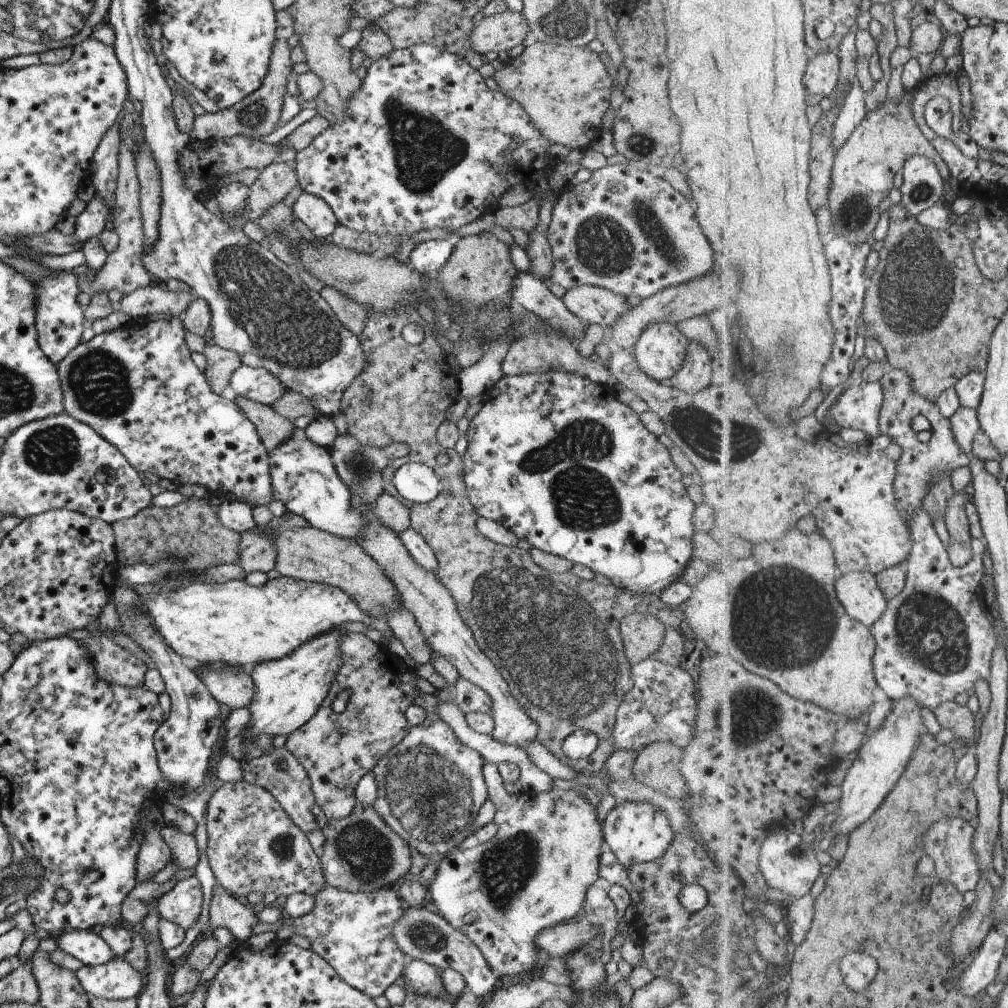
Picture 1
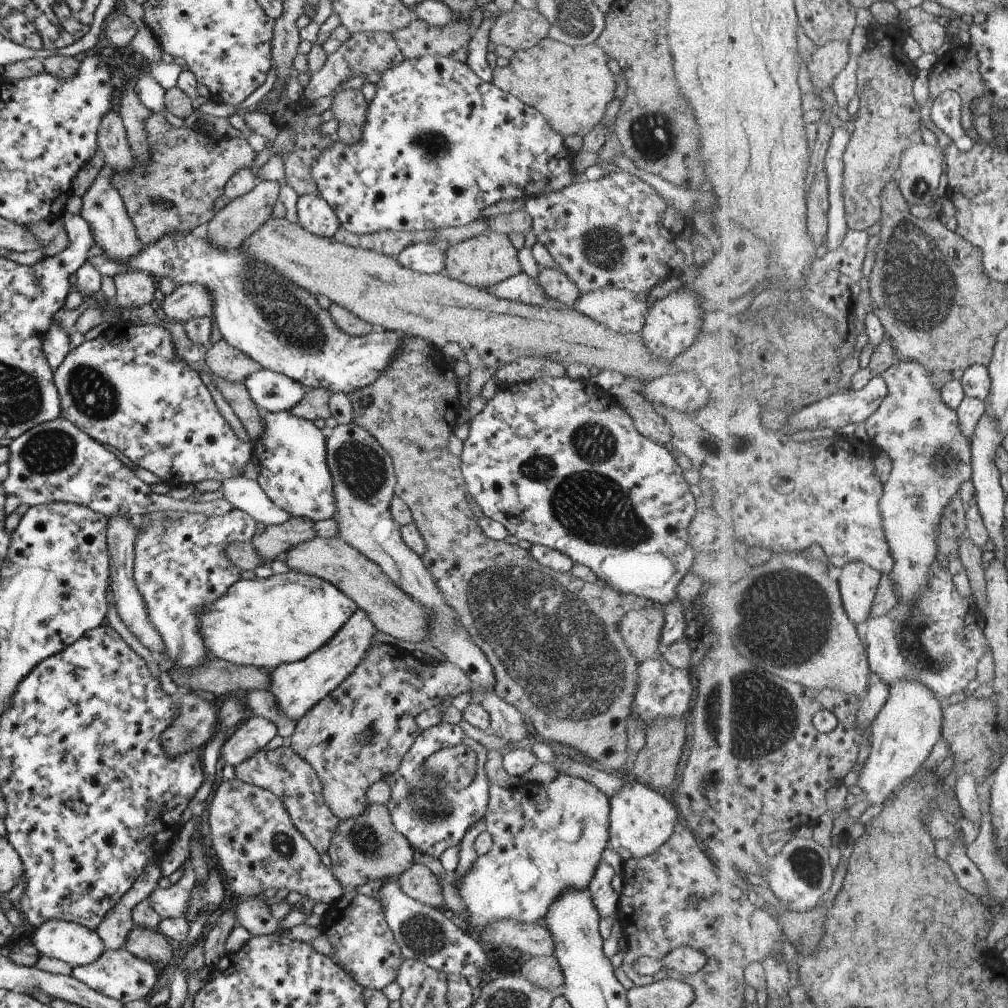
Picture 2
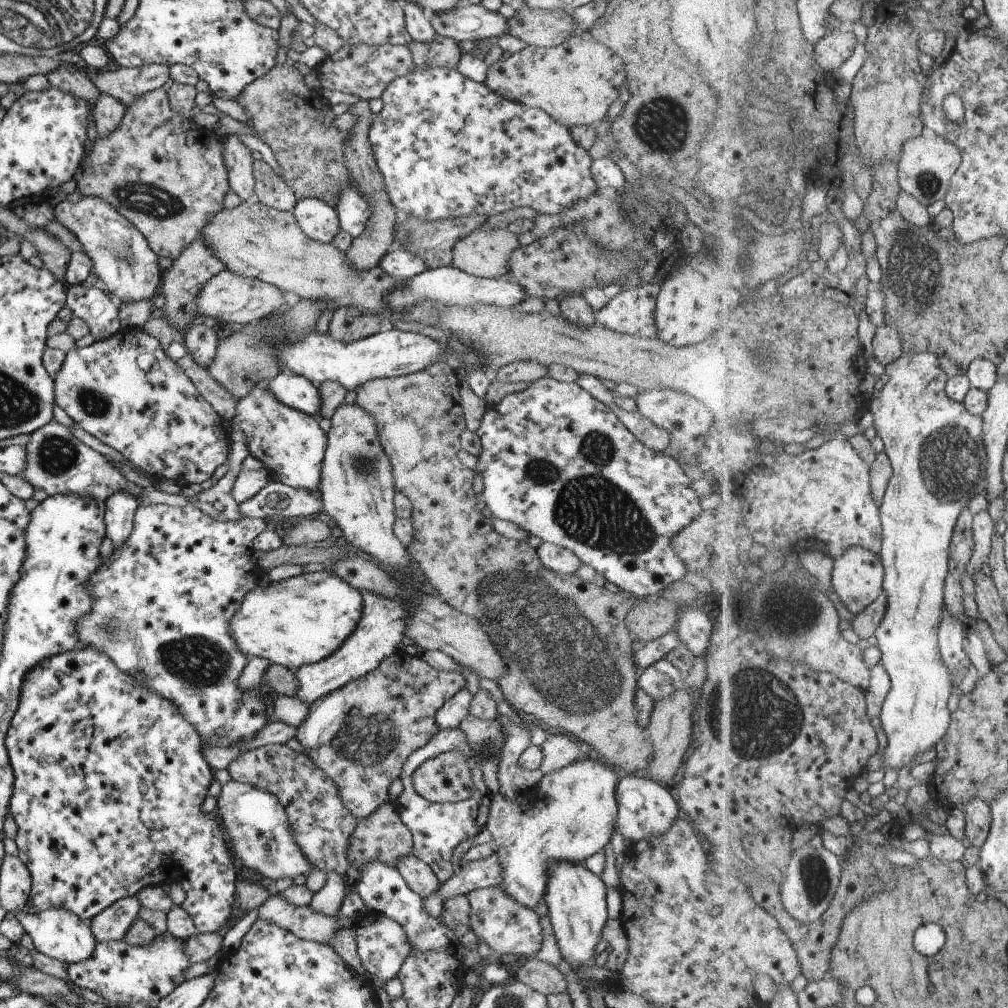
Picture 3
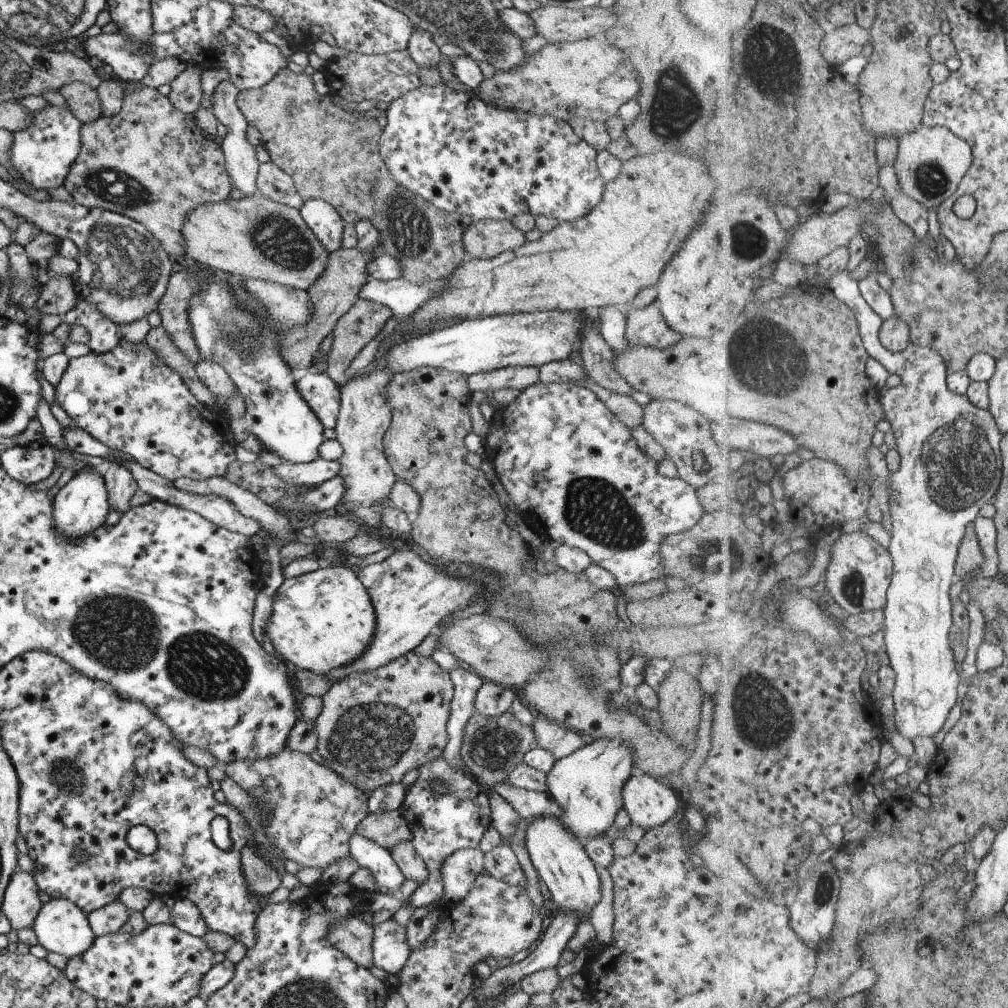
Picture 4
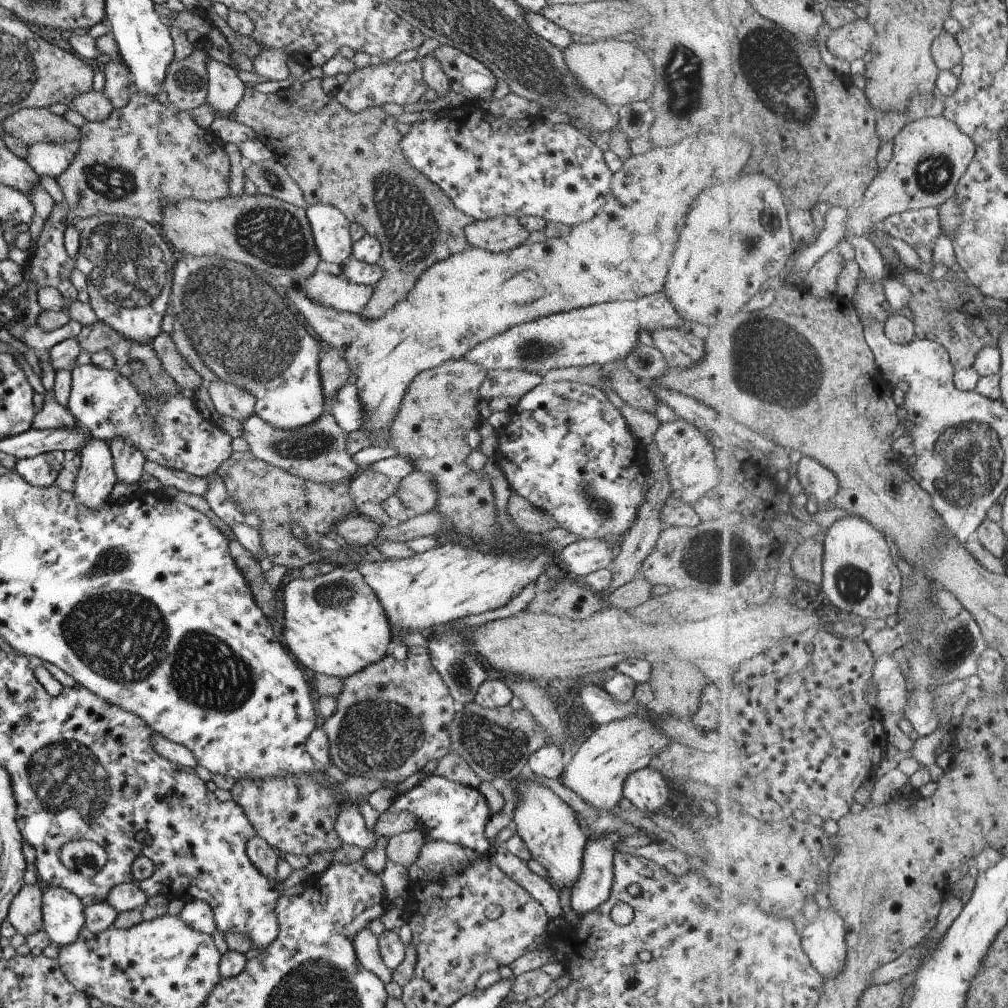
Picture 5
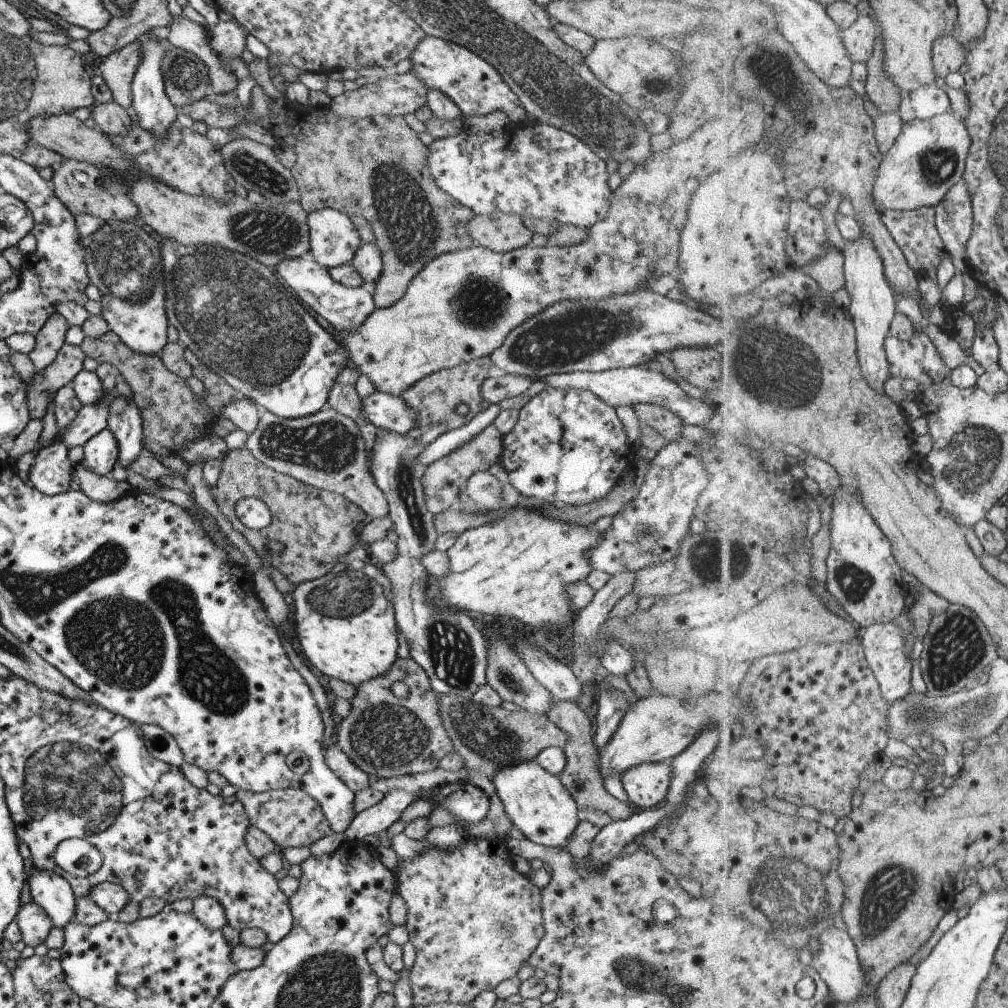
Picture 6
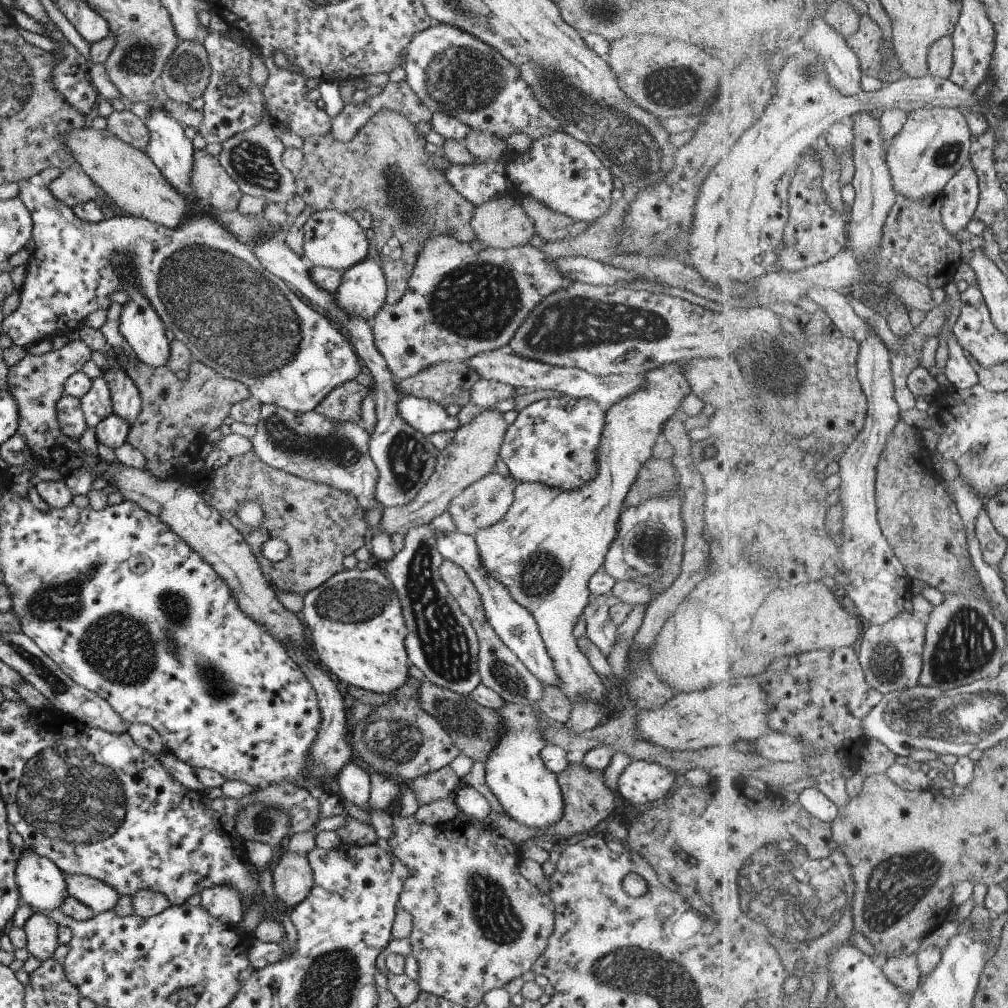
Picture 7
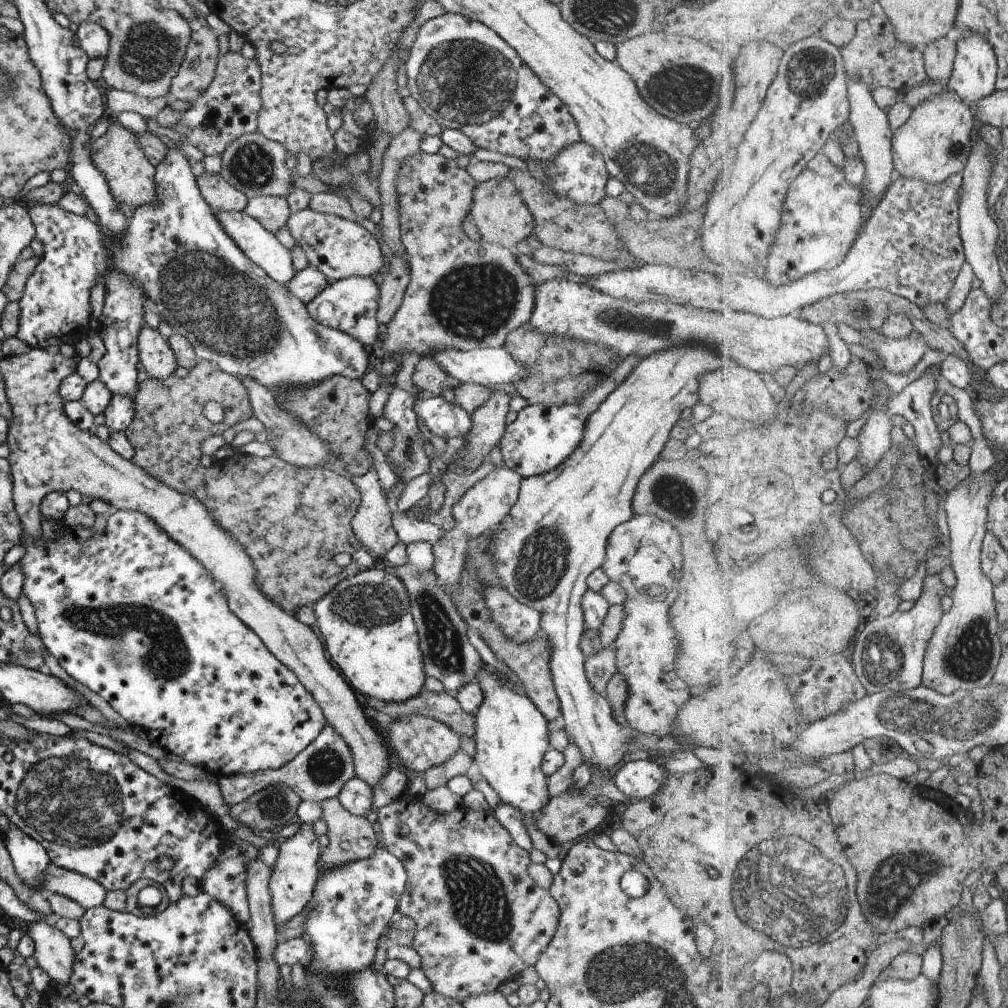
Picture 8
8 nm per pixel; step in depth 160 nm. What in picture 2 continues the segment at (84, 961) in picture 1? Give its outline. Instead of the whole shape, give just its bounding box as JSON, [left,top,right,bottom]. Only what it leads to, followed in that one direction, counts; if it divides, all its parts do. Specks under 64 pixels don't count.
[31,920,104,968]

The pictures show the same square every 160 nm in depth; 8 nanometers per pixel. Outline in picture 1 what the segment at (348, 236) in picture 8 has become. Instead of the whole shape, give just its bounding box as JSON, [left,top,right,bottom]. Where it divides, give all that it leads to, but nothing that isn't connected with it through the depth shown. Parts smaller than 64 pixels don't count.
[293,191,338,240]

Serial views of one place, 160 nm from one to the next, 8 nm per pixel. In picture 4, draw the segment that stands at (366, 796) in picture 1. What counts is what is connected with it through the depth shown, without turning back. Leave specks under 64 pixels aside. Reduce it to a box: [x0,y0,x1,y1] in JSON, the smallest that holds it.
[361,756,490,913]

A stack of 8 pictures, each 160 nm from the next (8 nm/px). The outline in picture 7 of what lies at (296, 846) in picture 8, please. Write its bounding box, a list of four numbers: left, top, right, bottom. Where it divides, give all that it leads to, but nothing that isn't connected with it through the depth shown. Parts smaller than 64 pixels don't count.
[270,851,312,910]

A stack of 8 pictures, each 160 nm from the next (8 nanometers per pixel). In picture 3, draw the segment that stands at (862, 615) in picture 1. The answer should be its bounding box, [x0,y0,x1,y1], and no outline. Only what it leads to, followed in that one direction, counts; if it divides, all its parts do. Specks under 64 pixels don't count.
[832,546,885,616]

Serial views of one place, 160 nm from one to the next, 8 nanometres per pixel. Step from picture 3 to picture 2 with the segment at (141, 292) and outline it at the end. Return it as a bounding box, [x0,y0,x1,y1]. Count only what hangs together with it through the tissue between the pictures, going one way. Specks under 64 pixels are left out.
[78,165,142,262]

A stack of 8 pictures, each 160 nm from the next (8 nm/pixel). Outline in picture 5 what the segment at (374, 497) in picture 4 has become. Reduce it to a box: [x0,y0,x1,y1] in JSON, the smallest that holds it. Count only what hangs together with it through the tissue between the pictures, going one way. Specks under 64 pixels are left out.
[280,132,753,432]

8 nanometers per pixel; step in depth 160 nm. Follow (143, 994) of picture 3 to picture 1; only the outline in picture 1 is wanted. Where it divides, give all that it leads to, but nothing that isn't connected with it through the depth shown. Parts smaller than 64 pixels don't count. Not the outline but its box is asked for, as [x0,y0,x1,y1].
[74,957,144,1001]

